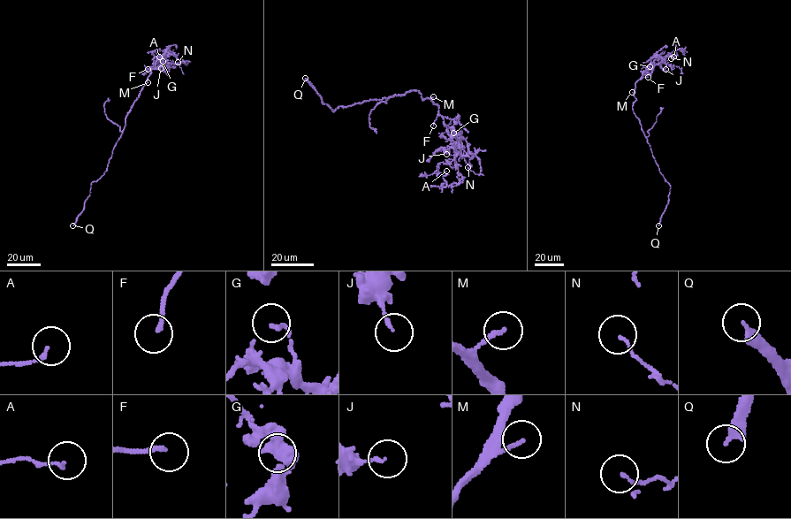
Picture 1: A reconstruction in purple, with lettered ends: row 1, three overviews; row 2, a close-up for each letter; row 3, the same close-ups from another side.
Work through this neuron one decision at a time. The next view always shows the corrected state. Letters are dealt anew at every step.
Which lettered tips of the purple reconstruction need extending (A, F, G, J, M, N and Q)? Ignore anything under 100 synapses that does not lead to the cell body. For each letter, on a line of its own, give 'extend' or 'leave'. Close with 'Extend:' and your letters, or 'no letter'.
A: leave
F: extend
G: leave
J: leave
M: extend
N: leave
Q: extend
Extend: F, M, Q

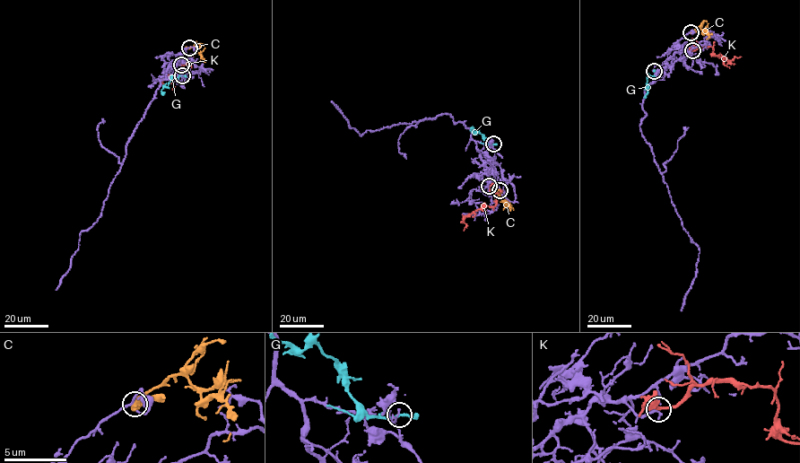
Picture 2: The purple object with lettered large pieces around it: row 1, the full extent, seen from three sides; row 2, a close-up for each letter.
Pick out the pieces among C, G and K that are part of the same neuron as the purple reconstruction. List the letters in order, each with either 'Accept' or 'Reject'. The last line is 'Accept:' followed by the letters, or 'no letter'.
C: Reject
G: Reject
K: Accept
Accept: K

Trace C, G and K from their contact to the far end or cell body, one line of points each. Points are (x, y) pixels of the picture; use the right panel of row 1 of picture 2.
C: (691, 32), (700, 27), (707, 32), (708, 36), (707, 39)
G: (654, 71), (656, 74), (647, 78), (646, 95)
K: (692, 50), (702, 46), (712, 48), (714, 56), (728, 61), (742, 56)

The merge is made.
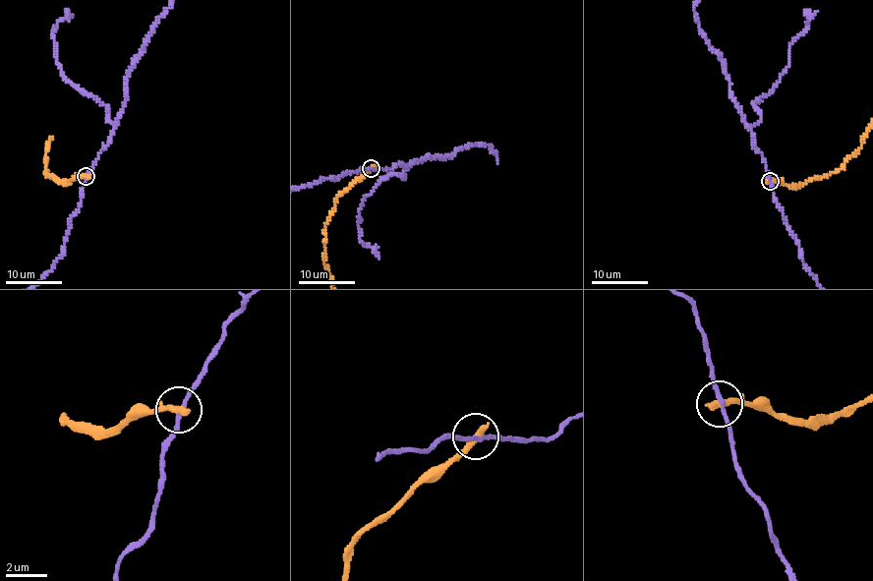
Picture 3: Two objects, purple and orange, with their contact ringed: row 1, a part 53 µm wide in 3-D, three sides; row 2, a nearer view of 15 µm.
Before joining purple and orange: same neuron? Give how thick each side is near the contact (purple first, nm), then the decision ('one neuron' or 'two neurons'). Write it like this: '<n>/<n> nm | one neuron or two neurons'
180/380 nm | two neurons

